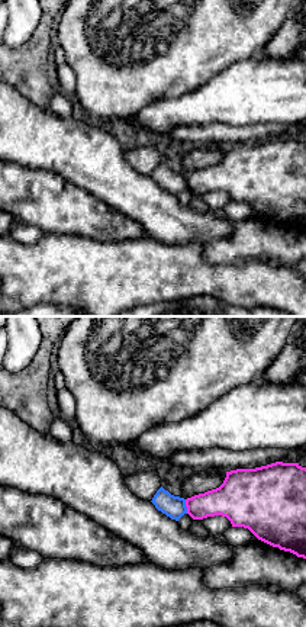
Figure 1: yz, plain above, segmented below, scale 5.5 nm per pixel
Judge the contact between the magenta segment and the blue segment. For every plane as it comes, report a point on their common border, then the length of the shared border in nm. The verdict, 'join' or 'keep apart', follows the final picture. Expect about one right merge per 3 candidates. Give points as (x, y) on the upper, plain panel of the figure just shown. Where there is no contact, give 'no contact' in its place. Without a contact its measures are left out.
meets magenta at (186, 180); contact 80 nm long

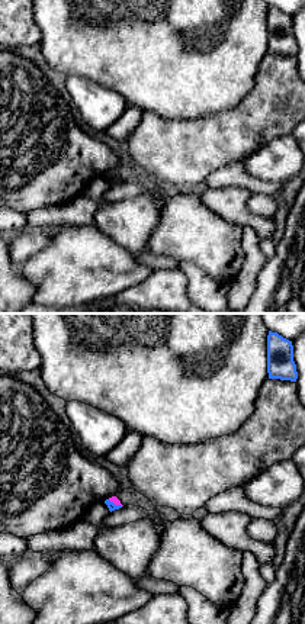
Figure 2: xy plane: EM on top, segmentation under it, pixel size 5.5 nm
meets magenta at (115, 179); contact 90 nm long

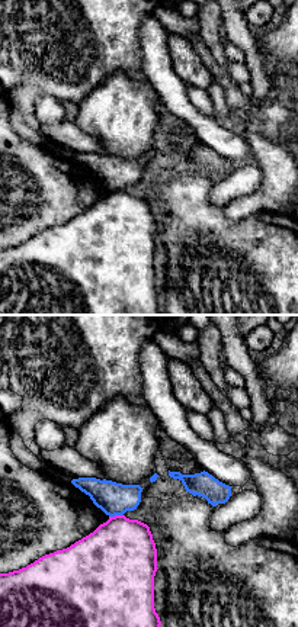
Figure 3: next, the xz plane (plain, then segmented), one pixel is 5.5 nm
meets magenta at (115, 190); contact 80 nm long

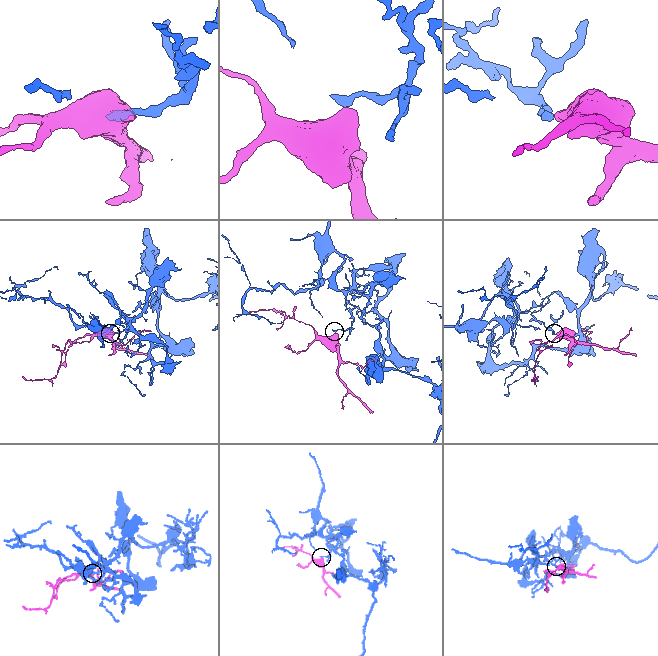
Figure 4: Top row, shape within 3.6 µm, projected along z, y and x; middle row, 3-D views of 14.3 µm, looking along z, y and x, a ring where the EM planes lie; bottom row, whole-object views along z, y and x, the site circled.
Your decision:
keep apart

